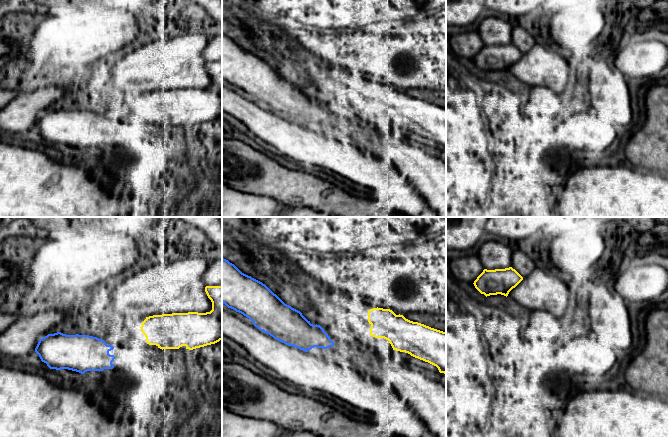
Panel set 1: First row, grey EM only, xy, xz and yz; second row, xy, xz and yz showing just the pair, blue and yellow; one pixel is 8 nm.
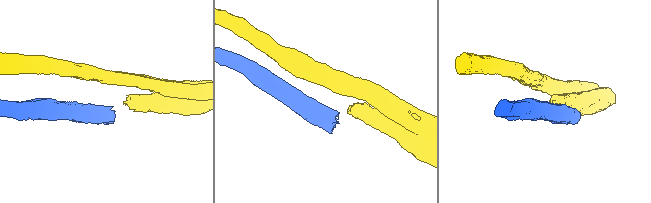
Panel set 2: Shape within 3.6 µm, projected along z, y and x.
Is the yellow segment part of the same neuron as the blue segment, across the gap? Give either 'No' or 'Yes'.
No

